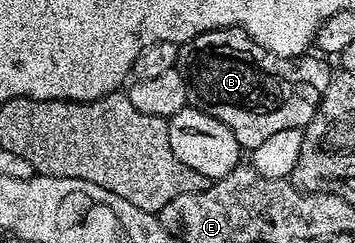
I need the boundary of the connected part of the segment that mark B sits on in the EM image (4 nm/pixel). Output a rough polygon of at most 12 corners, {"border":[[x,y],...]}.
{"border":[[239,27],[182,43],[187,106],[250,152],[313,120],[333,70]]}

